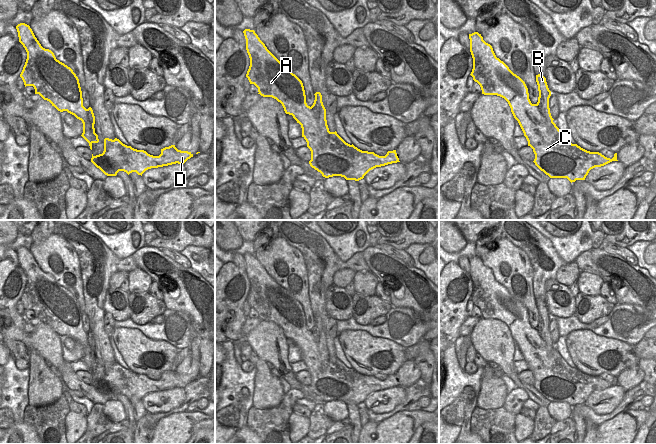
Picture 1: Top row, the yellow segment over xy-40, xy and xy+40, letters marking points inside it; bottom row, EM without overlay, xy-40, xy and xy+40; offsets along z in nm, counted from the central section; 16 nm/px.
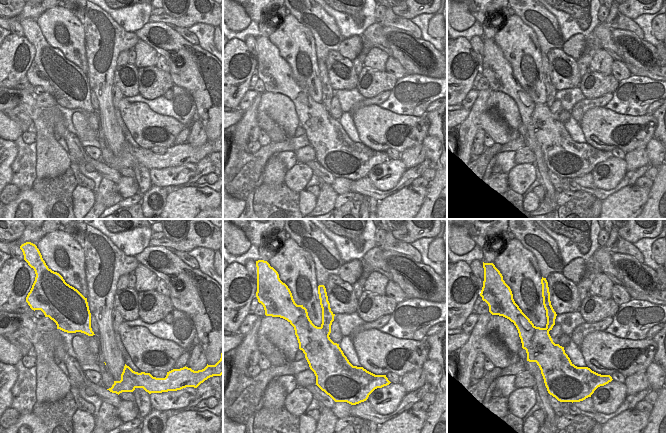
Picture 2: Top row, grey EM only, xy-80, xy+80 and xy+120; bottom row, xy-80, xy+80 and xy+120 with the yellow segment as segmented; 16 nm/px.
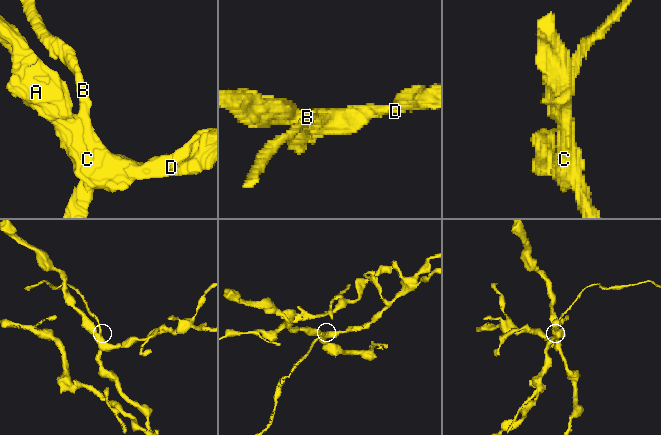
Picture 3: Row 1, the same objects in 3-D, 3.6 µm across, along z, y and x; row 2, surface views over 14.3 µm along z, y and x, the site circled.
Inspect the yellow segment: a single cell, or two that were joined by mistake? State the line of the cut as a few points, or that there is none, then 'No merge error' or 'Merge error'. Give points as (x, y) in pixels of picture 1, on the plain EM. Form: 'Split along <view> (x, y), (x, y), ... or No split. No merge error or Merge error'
Split along xy (311, 330), (314, 333), (320, 332), (324, 335). Merge error

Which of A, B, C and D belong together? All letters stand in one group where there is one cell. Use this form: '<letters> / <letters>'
A C D / B

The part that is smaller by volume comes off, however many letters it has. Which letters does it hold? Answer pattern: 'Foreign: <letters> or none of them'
Foreign: B

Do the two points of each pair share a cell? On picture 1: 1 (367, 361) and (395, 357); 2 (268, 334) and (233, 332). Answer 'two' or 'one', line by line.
1: one
2: two

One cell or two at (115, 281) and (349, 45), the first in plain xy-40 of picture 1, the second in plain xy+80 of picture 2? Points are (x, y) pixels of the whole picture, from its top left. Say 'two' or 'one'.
one

